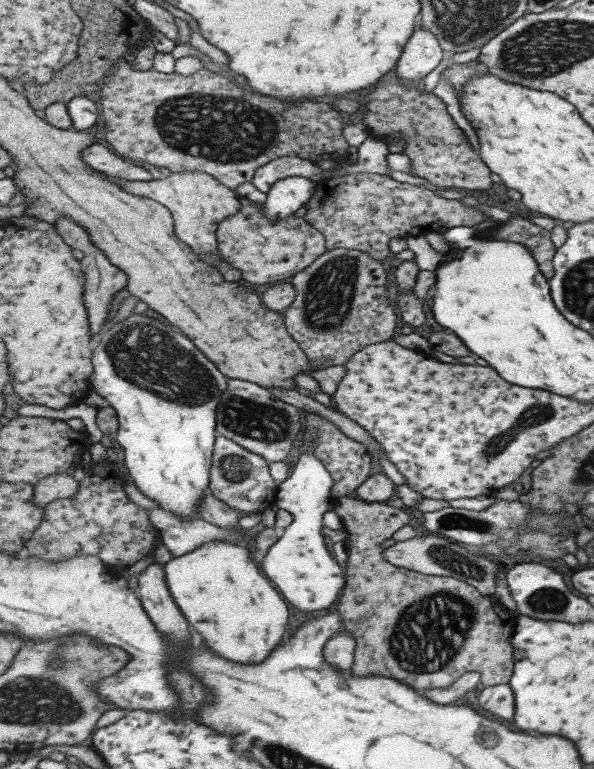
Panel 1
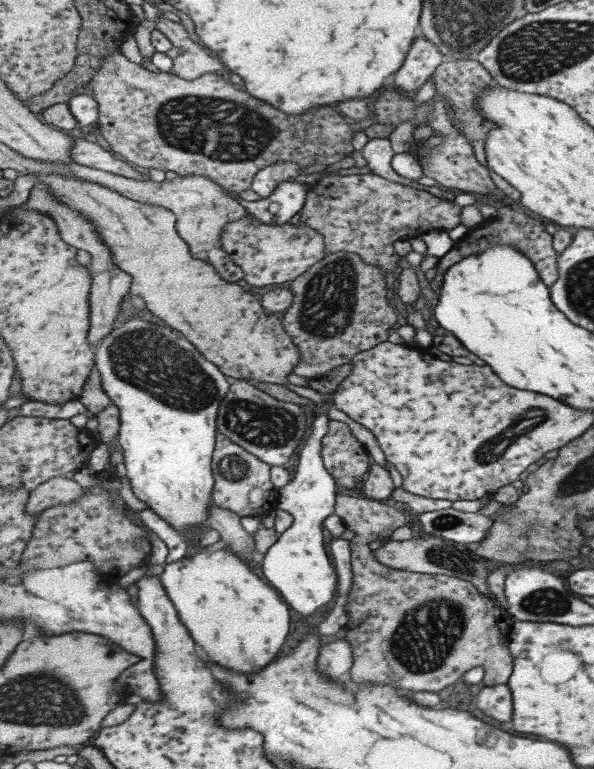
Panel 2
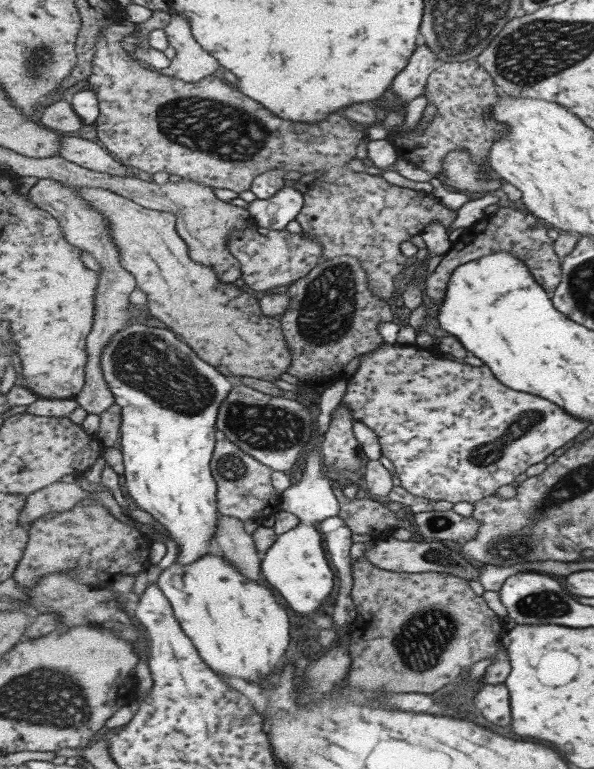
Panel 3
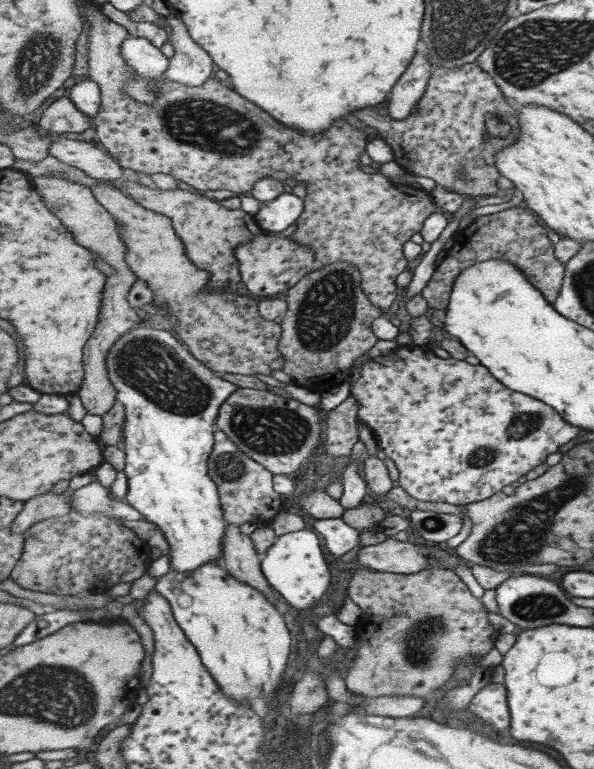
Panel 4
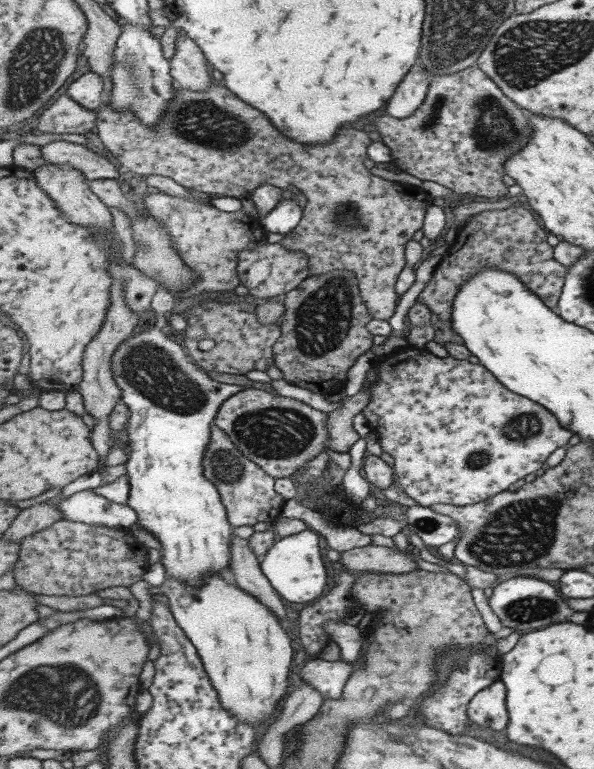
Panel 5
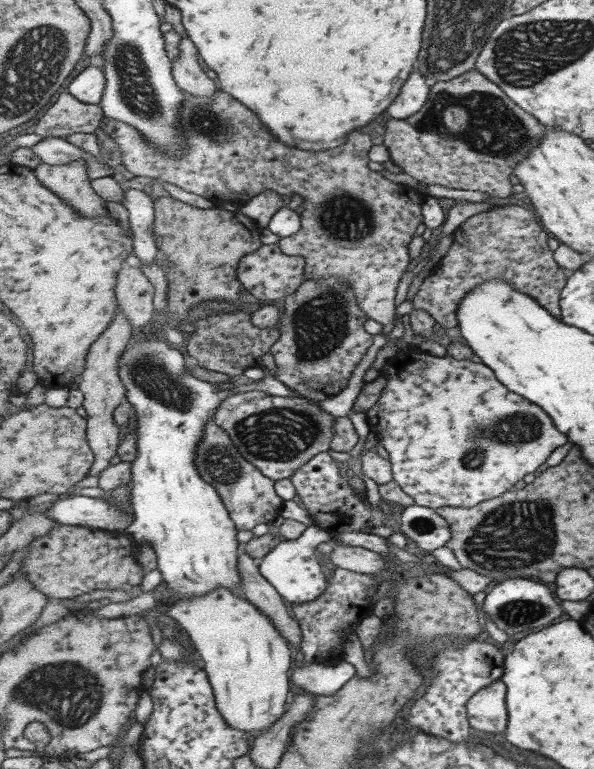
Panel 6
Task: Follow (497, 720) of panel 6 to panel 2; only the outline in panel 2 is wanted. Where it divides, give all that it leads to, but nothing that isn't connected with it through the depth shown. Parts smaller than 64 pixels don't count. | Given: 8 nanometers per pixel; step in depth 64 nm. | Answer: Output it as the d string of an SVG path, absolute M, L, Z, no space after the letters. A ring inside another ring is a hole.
M507 684L493 686L493 688L483 688L481 694L479 694L477 708L487 716L493 716L501 722L509 722L513 718L511 688Z

